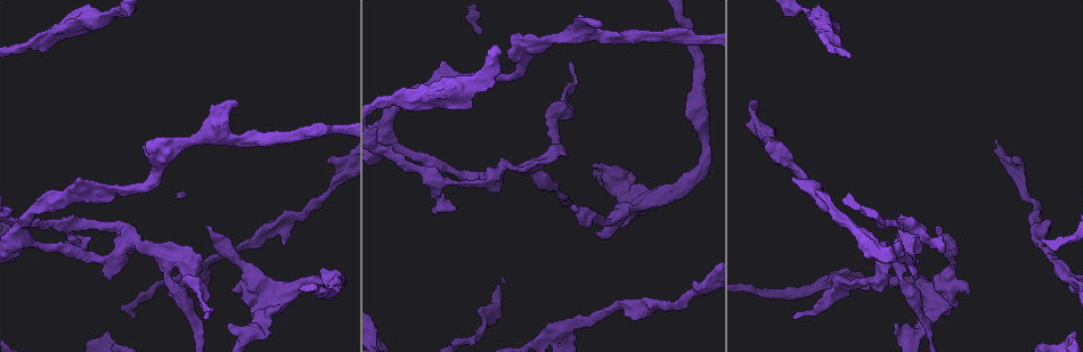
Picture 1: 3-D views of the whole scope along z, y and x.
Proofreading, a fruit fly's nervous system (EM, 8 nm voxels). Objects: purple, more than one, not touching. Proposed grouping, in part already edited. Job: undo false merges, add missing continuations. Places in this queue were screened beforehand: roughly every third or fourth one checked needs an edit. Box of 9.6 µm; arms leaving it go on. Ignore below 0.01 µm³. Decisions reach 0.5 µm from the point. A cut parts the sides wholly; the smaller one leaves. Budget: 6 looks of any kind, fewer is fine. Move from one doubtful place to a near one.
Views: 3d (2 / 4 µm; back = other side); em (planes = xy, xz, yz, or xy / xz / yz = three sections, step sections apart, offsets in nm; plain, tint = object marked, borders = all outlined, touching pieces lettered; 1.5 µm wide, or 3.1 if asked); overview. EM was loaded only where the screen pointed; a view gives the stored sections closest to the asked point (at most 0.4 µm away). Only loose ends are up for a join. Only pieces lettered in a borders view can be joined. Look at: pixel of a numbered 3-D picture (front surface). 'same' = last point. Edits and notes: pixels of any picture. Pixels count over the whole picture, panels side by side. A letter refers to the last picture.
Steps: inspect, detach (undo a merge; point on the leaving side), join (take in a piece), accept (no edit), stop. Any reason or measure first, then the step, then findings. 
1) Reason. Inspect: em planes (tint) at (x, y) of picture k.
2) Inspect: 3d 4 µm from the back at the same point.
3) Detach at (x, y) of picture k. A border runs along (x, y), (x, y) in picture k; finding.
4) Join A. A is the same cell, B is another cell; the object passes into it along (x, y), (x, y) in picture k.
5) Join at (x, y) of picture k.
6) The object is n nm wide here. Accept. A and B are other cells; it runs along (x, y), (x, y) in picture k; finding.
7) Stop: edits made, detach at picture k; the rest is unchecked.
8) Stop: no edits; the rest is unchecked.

An open end. Inspect: em xy step 8 (tint) at (574, 207) of picture 1.

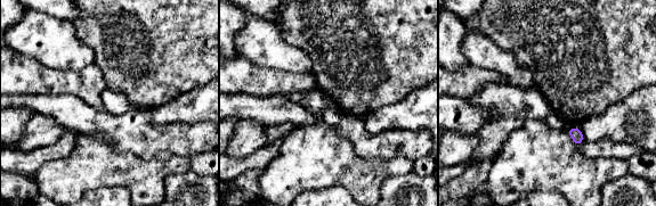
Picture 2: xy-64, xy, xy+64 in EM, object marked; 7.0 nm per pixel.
Inspect: em planes (borders) at the same point.

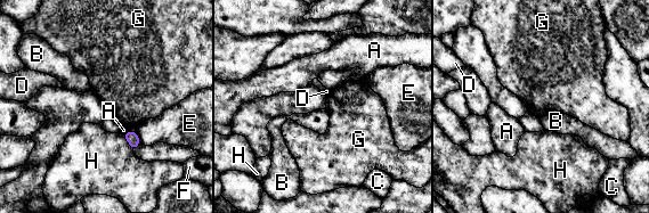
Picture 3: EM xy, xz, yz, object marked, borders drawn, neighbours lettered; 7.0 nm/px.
The longest contact is with H, 140 nm. Accept. A, B, C, D, E, F, G and H are other cells; a border runs along (122, 134), (132, 150) in picture 3; no lettered piece goes on from it.

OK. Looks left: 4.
Tapers out. Inspect: 3d 2 µm at (203, 318) of picture 1.

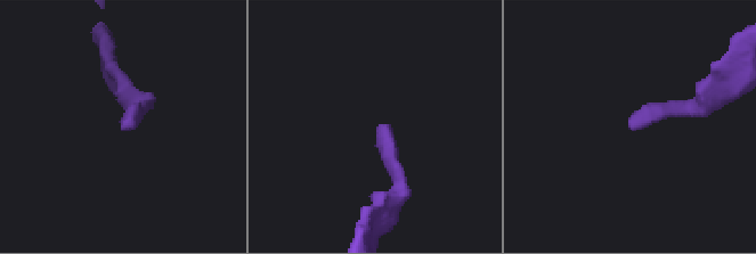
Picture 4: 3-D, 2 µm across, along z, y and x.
Need the tissue. Inspect: em planes (tint) at (629, 124) of picture 4.

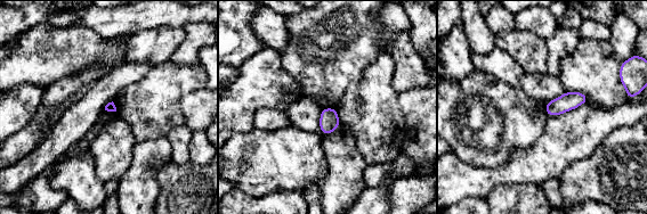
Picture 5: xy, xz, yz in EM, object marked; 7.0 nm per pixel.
See the neighbours. Inspect: em planes (borders) at the same point.

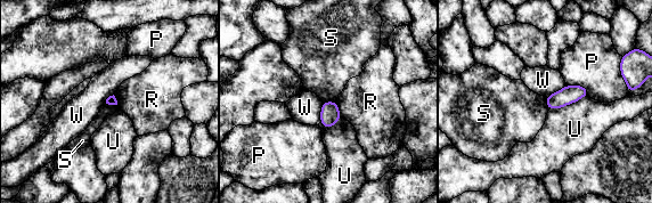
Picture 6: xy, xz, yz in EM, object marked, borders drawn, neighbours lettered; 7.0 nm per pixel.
Accept. P, R, S, U and W are other cells; a border runs along (335, 100), (325, 100), (323, 103) in picture 6; none of them fits.

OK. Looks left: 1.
Stop: no edits; the rest is unchecked.

